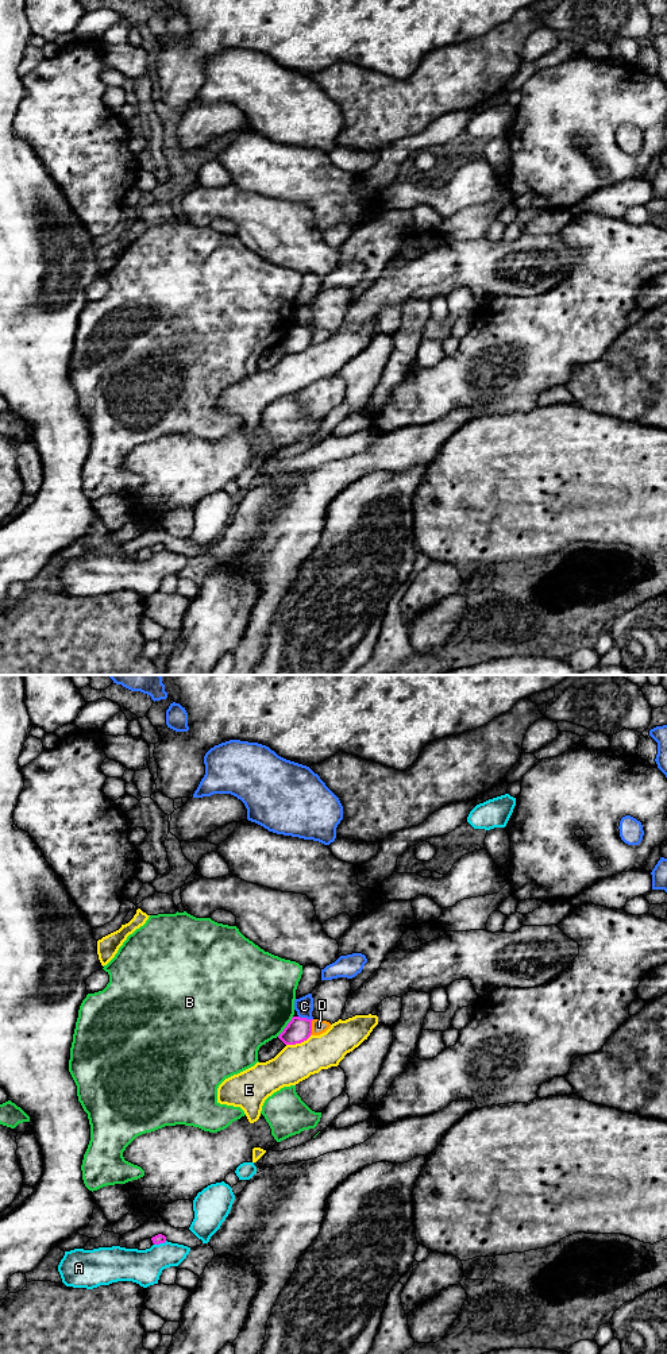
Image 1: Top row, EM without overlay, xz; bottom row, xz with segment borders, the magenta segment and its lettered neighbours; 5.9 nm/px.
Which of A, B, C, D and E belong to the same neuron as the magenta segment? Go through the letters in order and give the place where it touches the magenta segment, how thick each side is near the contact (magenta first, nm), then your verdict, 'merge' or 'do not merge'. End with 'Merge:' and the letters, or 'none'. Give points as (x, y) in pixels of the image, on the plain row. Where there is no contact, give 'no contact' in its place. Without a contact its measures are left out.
A: meets magenta in xz at (159, 551); 60 nm thick on the magenta side, 200 nm on the other; do not merge
B: meets magenta in xz at (286, 335); 140 nm thick on the magenta side, 480 nm on the other; do not merge
C: meets magenta in xz at (305, 327); 140 nm thick on the magenta side, 110 nm on the other; do not merge
D: meets magenta in xz at (311, 336); 140 nm thick on the magenta side, 80 nm on the other; do not merge
E: meets magenta in xz at (299, 351); 140 nm thick on the magenta side, 220 nm on the other; do not merge
Merge: none

